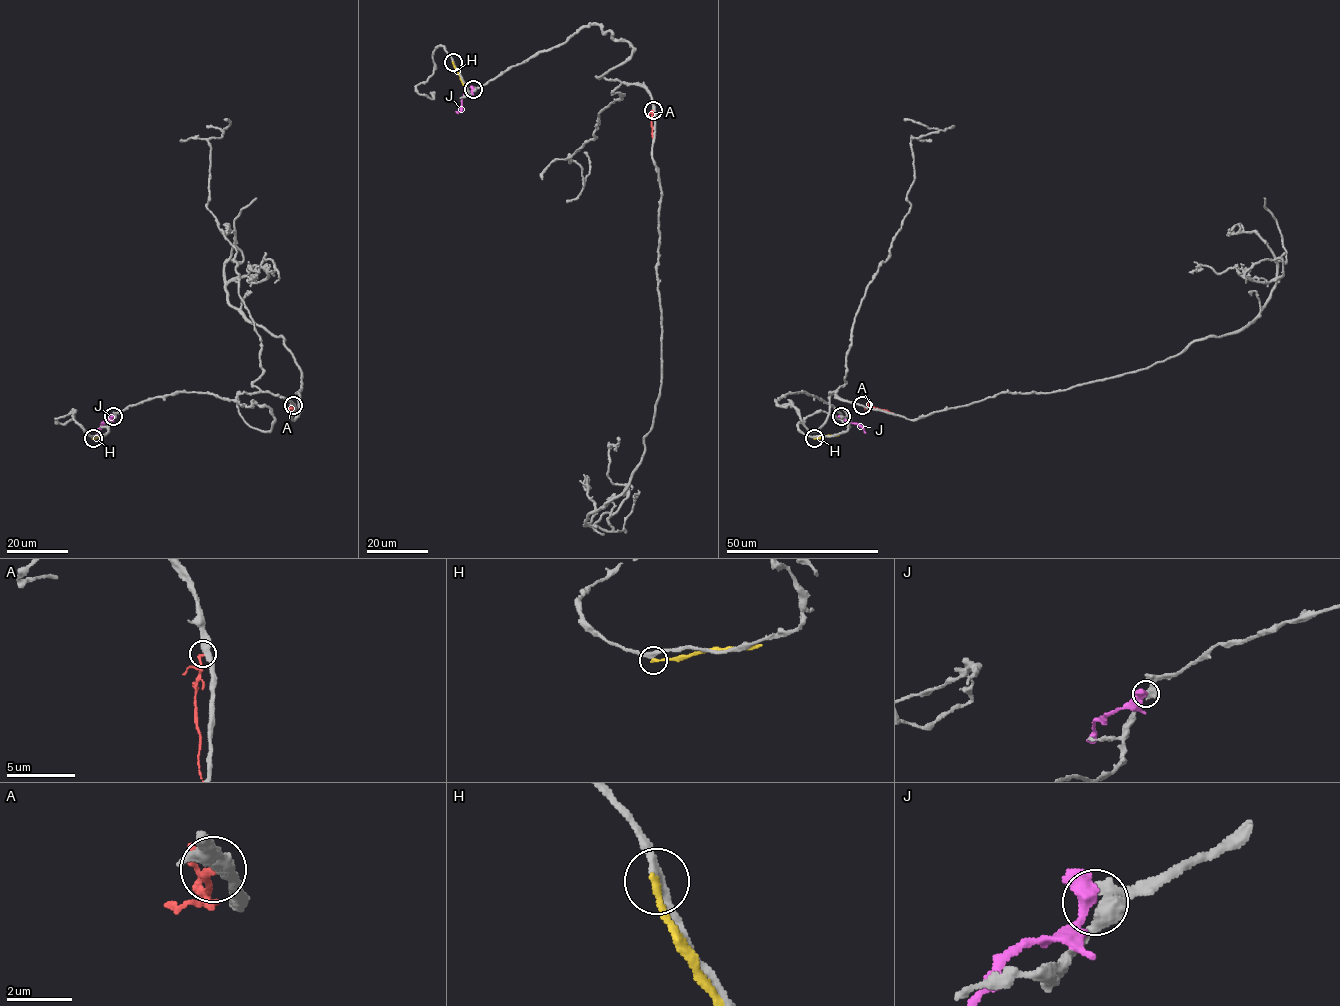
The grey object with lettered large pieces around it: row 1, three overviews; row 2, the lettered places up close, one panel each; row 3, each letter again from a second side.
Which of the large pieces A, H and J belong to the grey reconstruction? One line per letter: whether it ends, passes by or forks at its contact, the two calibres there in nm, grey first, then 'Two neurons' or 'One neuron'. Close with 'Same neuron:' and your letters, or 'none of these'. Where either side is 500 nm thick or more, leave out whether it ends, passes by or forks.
A: It ends there. Thickness 360 nm (grey) against 200 nm. Two neurons
H: It ends there. Thickness 280 nm (grey) against 200 nm. Two neurons
J: Thickness 480 nm (grey) against 500 nm. Two neurons
Same neuron: none of these

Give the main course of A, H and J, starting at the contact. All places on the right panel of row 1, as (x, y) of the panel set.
A: (862, 405), (892, 413)
H: (814, 438), (839, 434)
J: (841, 417), (858, 424), (865, 433)

